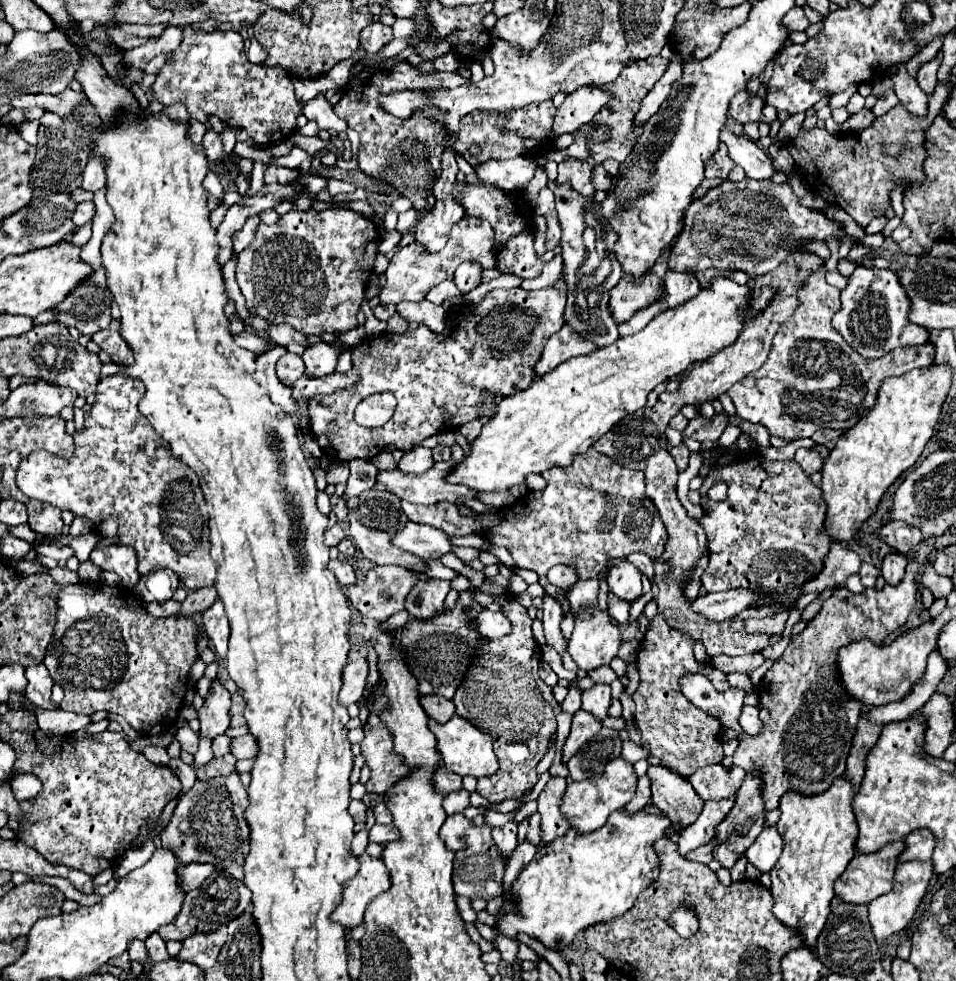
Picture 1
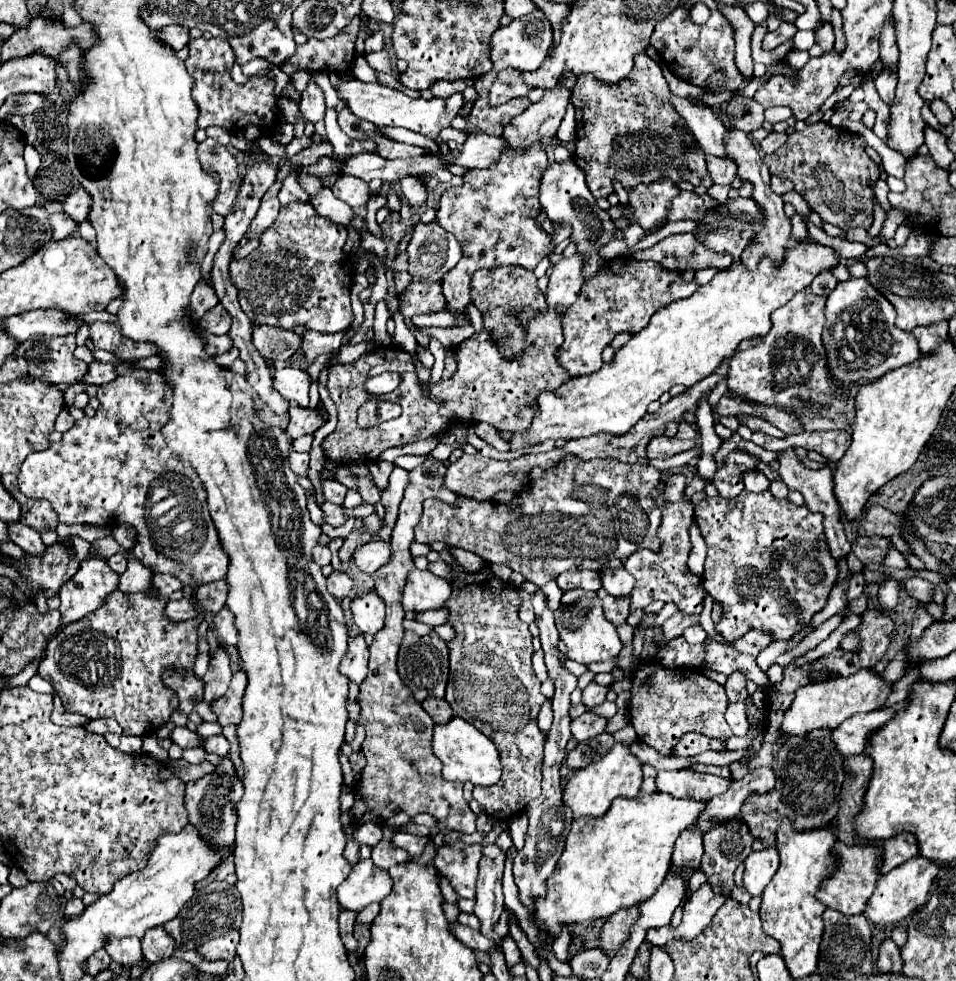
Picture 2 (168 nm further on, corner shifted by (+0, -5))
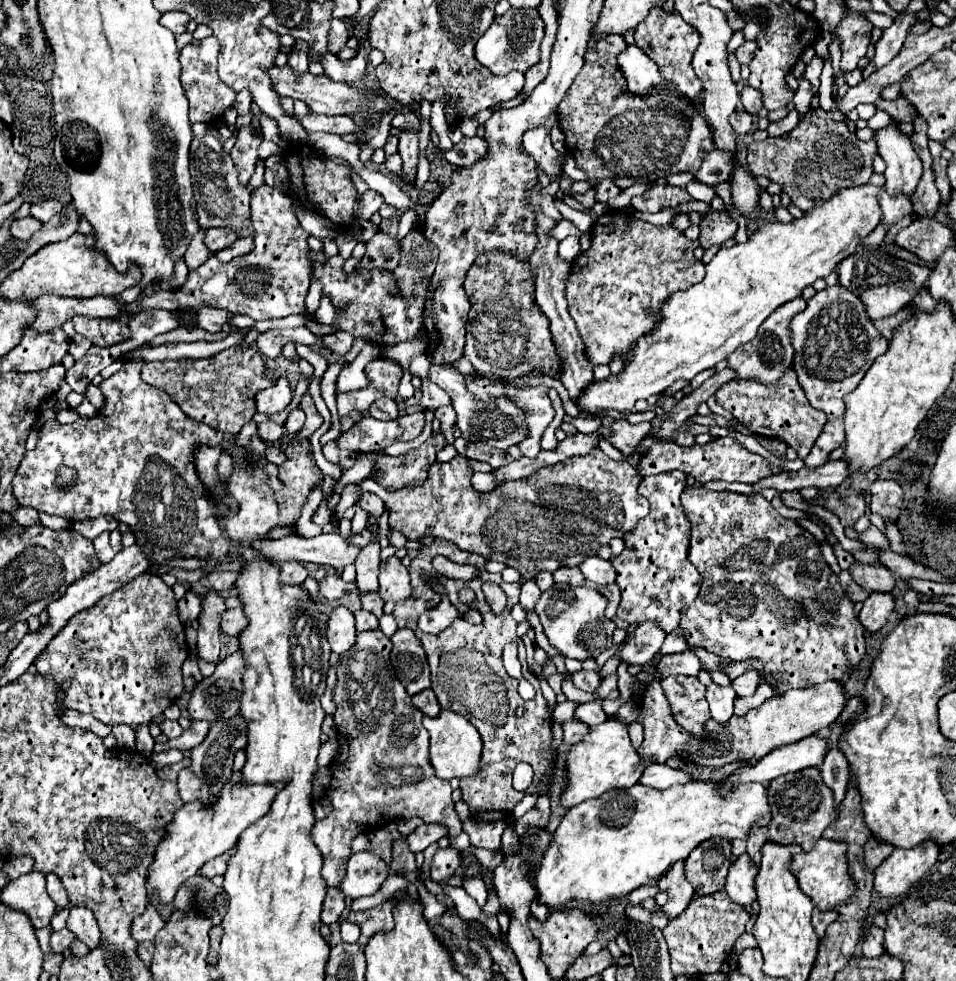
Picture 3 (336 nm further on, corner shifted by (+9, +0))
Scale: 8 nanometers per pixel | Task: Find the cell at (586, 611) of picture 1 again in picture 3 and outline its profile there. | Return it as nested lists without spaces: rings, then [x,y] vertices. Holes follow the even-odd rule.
[[[554,583],[552,589],[544,591],[536,601],[536,615],[544,627],[544,633],[552,647],[556,647],[564,657],[584,661],[588,657],[598,657],[604,649],[612,647],[612,633],[616,629],[614,621],[604,615],[606,597],[594,589],[576,587],[570,583]]]

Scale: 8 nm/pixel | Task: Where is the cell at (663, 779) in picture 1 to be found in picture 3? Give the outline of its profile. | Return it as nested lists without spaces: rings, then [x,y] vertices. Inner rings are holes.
[[[678,861],[678,863],[672,865],[672,869],[668,869],[668,873],[664,873],[664,877],[660,877],[660,881],[658,881],[658,887],[668,893],[668,901],[666,901],[666,905],[662,907],[662,911],[664,911],[664,915],[666,915],[668,919],[678,917],[678,915],[690,905],[690,901],[692,901],[692,897],[694,897],[694,889],[692,889],[692,885],[688,885],[682,867],[684,867],[684,863]]]

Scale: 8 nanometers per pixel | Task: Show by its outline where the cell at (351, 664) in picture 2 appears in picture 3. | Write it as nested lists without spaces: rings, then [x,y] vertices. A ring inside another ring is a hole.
[[[336,607],[326,623],[326,639],[334,653],[346,653],[356,639],[354,615],[346,607]]]

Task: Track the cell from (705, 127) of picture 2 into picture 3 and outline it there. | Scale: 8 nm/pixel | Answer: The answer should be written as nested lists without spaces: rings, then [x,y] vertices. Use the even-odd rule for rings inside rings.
[[[628,45],[626,51],[618,53],[616,67],[620,69],[622,77],[626,79],[628,89],[638,95],[650,95],[650,87],[662,83],[660,71],[652,61],[648,61],[646,53],[636,45]]]

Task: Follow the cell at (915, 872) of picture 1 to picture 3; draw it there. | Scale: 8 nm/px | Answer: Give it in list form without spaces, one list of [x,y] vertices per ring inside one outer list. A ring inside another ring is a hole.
[[[924,841],[912,849],[894,849],[874,871],[874,889],[888,899],[904,899],[910,887],[920,881],[938,861],[940,845]]]

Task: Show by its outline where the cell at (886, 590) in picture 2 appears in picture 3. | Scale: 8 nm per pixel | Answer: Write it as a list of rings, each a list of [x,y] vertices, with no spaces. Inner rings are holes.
[[[872,593],[864,601],[864,607],[860,611],[860,623],[868,633],[876,633],[886,625],[892,611],[894,611],[894,597],[890,593]]]

